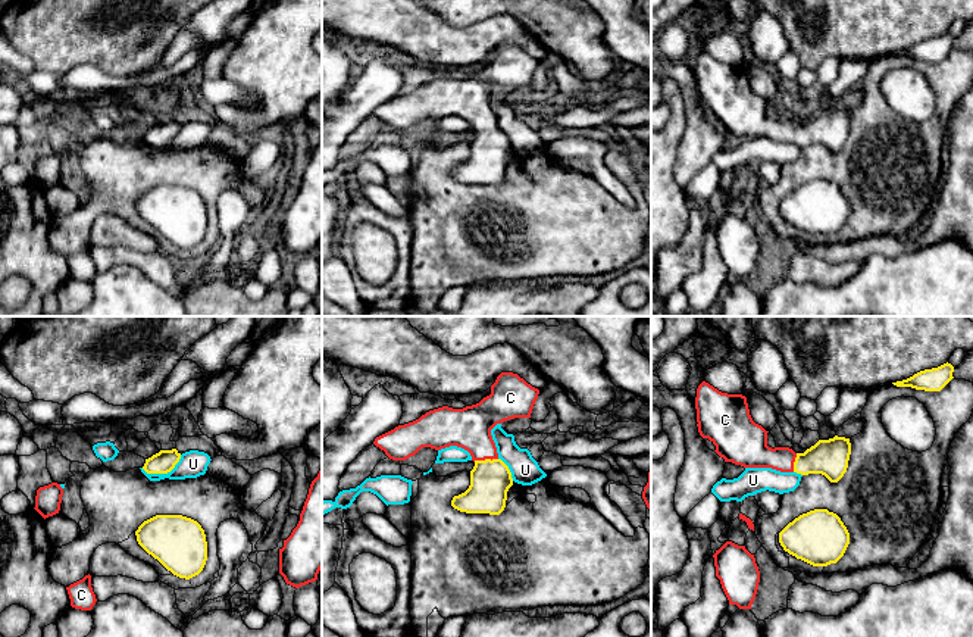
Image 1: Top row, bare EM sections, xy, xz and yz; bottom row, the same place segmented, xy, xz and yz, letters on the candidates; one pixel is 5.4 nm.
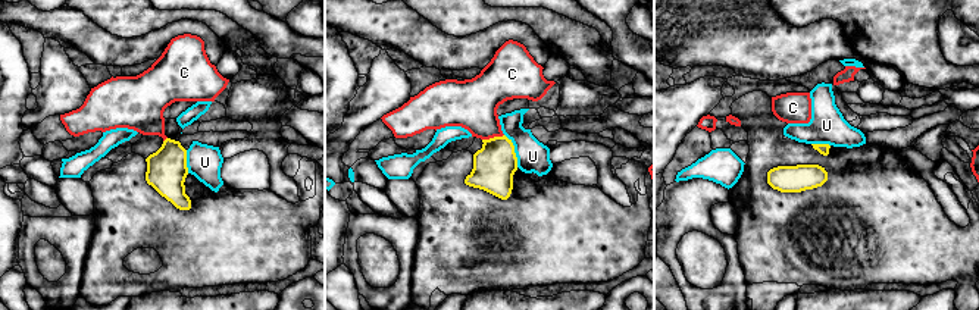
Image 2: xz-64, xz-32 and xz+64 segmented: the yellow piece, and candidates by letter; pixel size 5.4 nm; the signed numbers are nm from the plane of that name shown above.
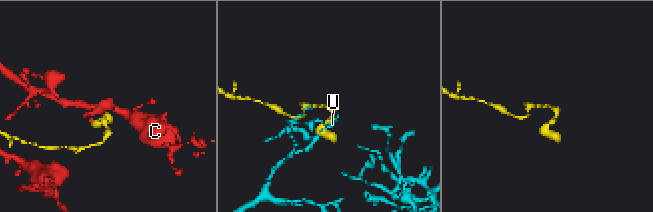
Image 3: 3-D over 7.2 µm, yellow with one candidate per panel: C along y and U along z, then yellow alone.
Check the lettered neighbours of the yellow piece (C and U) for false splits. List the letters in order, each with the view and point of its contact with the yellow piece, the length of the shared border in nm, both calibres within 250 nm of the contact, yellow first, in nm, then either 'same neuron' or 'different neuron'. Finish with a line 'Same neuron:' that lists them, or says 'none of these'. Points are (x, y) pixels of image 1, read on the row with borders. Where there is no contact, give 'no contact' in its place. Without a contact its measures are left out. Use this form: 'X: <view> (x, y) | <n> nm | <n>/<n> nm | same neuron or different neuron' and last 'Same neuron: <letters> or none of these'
C: xz (485, 459) | 140 nm | 220/220 nm | same neuron
U: xy (163, 472) | 240 nm | 120/150 nm | different neuron
Same neuron: C

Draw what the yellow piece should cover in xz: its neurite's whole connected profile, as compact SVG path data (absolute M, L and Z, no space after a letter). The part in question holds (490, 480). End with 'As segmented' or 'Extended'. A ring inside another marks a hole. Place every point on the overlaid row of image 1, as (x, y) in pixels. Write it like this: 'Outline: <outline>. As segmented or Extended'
Outline: M501 372L491 385L491 394L479 403L463 409L442 406L429 410L419 419L398 425L376 437L373 444L392 460L406 460L414 456L422 447L441 450L457 446L467 450L475 462L470 471L470 485L464 493L453 497L451 506L466 513L500 515L506 508L507 491L513 485L513 478L509 466L498 458L491 430L509 419L531 418L538 394L539 390L528 384L517 374Z. Extended

